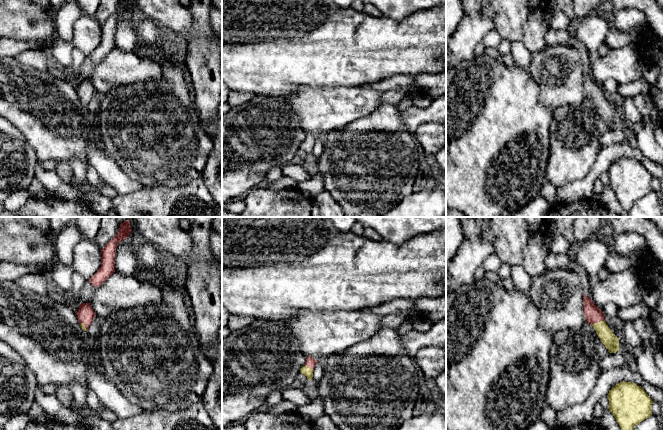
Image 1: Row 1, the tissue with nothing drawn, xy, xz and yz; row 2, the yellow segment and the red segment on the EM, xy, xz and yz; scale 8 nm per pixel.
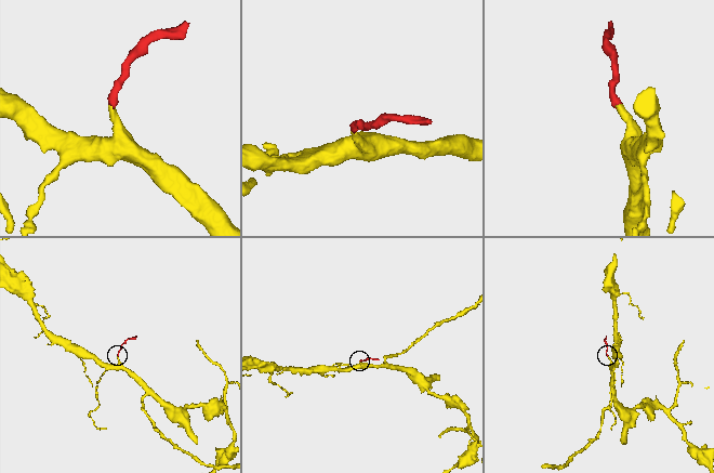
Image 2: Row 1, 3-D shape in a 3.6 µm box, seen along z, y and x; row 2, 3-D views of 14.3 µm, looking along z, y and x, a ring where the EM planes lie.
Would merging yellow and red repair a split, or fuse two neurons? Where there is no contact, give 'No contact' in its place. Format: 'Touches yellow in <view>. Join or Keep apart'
Touches yellow in yz. Join

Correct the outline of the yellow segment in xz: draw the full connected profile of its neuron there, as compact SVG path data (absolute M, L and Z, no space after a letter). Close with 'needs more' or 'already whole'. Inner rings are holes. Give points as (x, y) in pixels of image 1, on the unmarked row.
M308 132L304 142L300 146L300 149L306 152L309 157L312 156L314 144L317 138L318 137L315 136L313 133Z; needs more

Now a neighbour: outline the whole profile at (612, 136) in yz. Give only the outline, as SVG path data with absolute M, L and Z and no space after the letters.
M618 126L616 129L609 129L601 135L599 140L599 146L600 149L602 149L612 144L622 144L624 142L626 142L625 135L620 126Z

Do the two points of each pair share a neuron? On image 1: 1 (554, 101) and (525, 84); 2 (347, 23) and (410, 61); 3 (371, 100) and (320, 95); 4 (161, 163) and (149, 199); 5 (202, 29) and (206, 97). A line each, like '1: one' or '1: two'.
1: two
2: one
3: one
4: two
5: one

